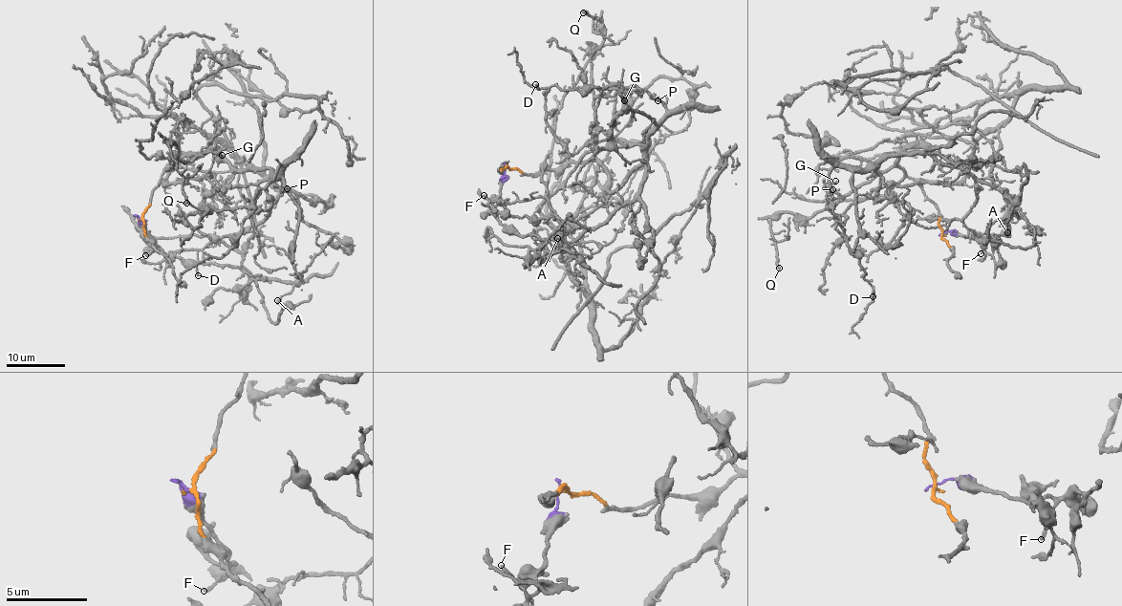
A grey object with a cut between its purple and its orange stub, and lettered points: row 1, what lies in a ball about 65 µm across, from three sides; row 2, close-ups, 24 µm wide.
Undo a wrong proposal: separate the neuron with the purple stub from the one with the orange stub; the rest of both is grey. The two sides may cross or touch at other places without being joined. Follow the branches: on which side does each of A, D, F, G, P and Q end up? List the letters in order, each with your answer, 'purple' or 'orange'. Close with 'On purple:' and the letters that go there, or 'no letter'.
A: purple
D: orange
F: purple
G: orange
P: orange
Q: orange
On purple: A, F

